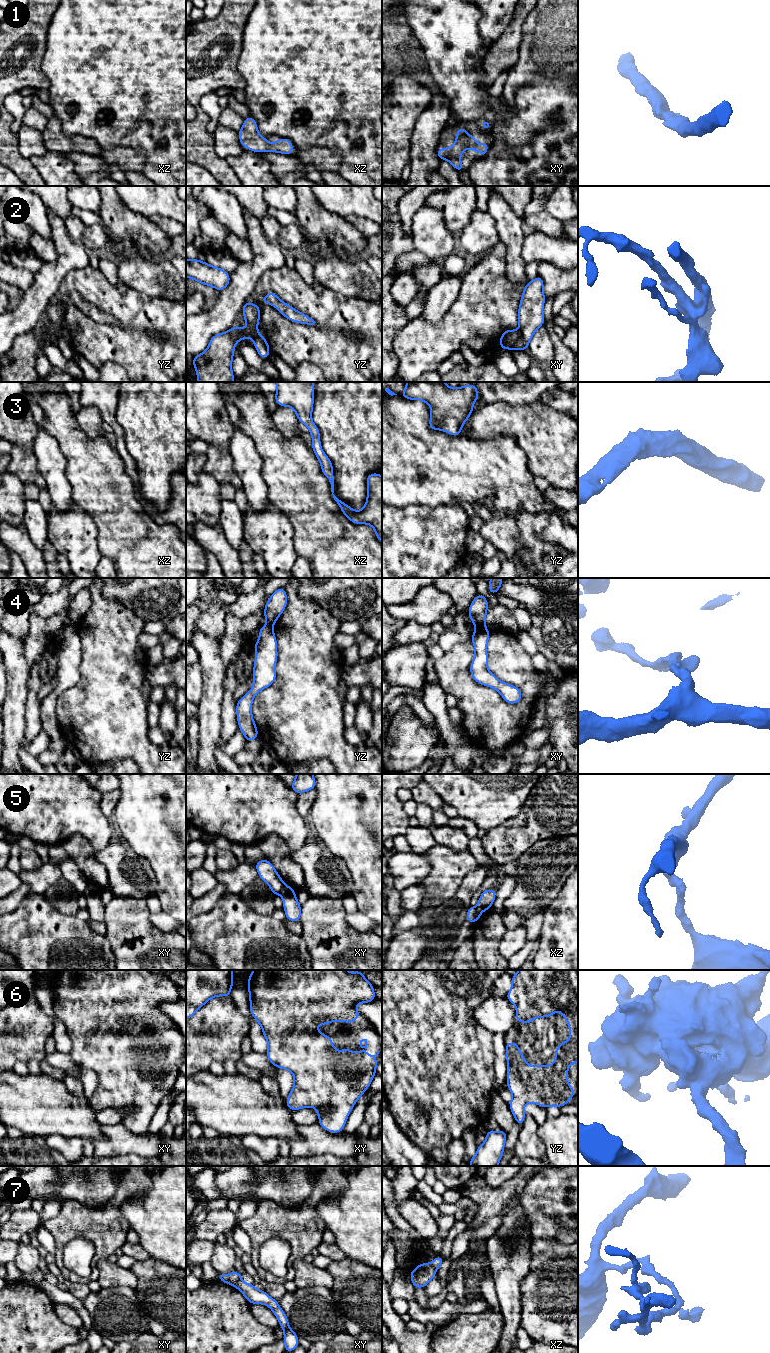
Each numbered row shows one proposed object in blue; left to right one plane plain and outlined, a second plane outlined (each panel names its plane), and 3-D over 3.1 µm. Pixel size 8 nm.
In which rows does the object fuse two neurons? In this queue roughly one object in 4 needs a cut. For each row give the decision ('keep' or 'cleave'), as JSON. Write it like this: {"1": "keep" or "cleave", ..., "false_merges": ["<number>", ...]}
{"1": "keep", "2": "cleave", "3": "keep", "4": "cleave", "5": "cleave", "6": "keep", "7": "cleave", "false_merges": ["2", "4", "5", "7"]}

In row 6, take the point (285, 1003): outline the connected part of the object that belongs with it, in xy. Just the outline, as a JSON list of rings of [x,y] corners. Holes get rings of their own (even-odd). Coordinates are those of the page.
[[[253,970],[248,980],[248,991],[249,991],[249,1000],[250,1000],[250,1012],[252,1017],[260,1024],[263,1032],[263,1036],[267,1040],[267,1051],[266,1055],[269,1061],[276,1068],[283,1068],[290,1071],[294,1077],[293,1088],[285,1100],[287,1107],[291,1111],[299,1110],[302,1108],[309,1108],[314,1106],[315,1112],[319,1115],[318,1124],[325,1130],[331,1133],[340,1133],[343,1131],[347,1118],[356,1104],[357,1100],[363,1095],[363,1093],[369,1088],[373,1077],[376,1075],[376,1066],[380,1063],[375,1061],[374,1057],[378,1056],[379,1052],[376,1055],[368,1055],[367,1051],[362,1051],[359,1053],[353,1052],[351,1049],[342,1048],[342,1052],[338,1052],[337,1048],[332,1046],[333,1038],[326,1036],[321,1033],[320,1029],[312,1030],[311,1025],[326,1025],[332,1023],[333,1021],[342,1021],[344,1023],[352,1023],[360,1017],[360,1013],[356,1009],[358,1003],[370,1003],[376,999],[374,993],[374,985],[372,985],[364,976],[361,970],[357,972],[347,972],[346,970]]]

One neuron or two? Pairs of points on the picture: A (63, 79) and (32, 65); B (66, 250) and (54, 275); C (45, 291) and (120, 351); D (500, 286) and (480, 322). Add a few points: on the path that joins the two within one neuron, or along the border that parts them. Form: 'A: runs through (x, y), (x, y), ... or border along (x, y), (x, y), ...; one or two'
A: border along (45, 47), (41, 69), (49, 80), (48, 88); two
B: runs through (67, 256), (67, 260), (58, 269); one
C: border along (64, 276), (59, 289), (49, 299); two
D: runs through (491, 295), (481, 313); one

